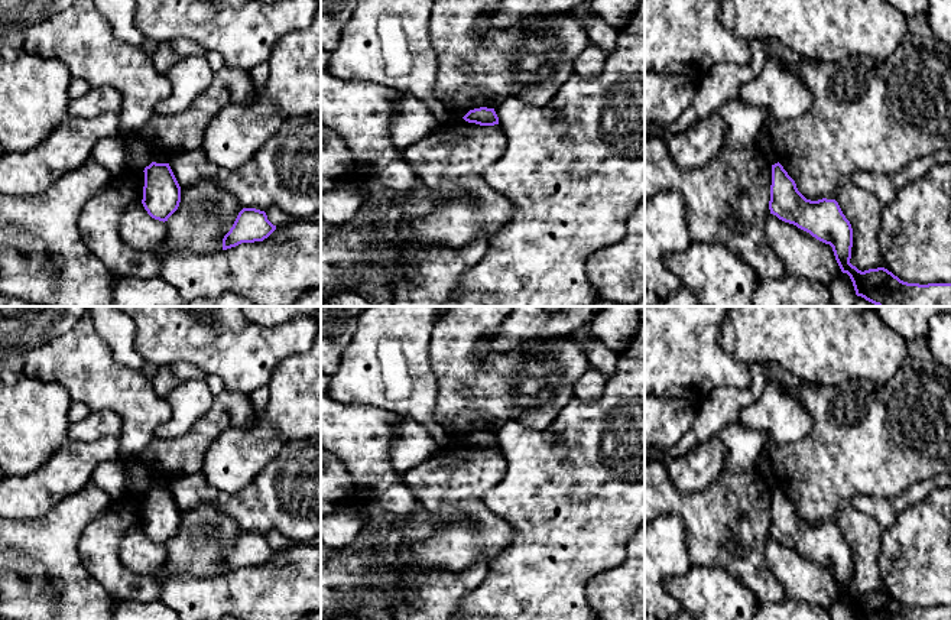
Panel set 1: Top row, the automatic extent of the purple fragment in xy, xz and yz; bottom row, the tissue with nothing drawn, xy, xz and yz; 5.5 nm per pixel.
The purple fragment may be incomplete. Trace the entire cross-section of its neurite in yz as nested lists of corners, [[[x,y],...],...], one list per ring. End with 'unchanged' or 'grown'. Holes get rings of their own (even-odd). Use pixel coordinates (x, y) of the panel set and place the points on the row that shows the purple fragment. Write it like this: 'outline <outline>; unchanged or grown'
outline [[[778,162],[772,165],[770,214],[832,247],[857,296],[877,306],[951,306],[951,283],[908,283],[885,267],[859,270],[850,263],[853,228],[835,199],[806,199]]]; unchanged

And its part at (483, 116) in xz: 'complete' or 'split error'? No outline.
complete

